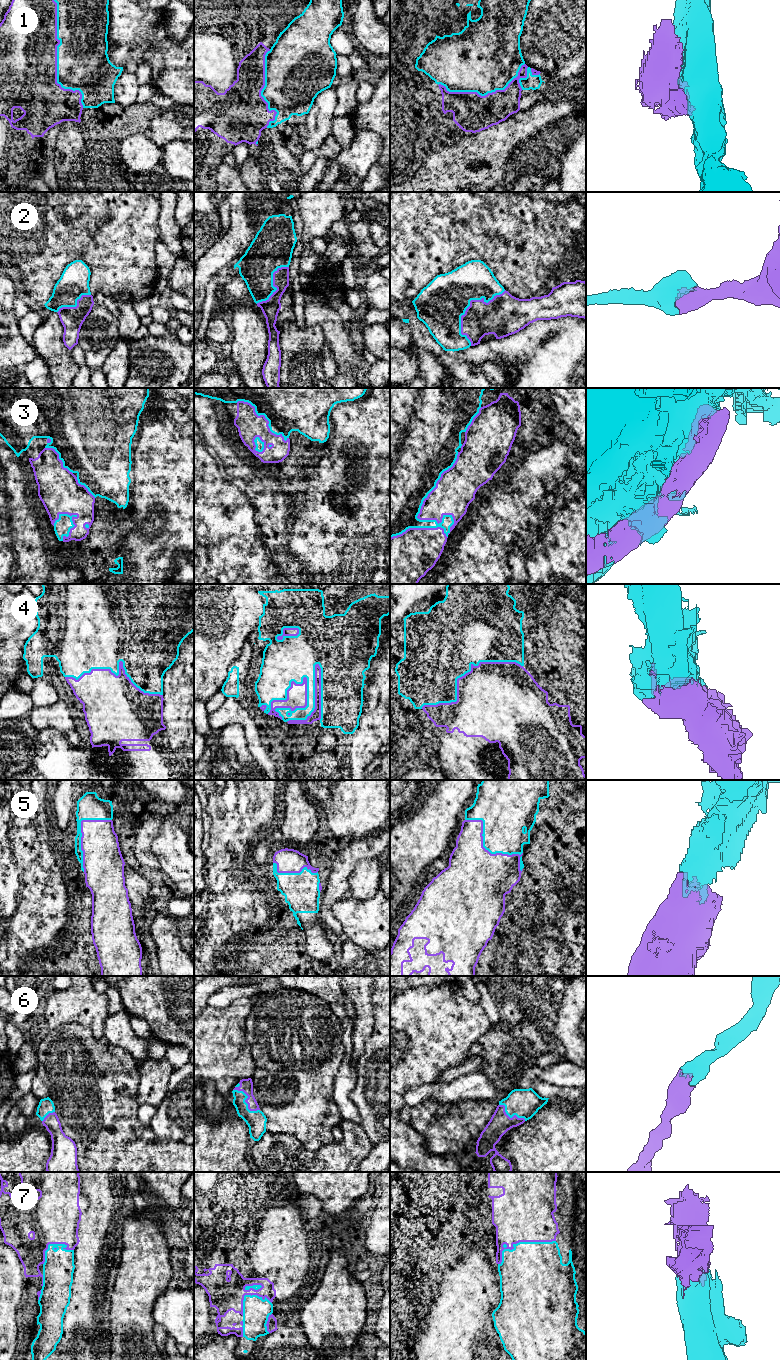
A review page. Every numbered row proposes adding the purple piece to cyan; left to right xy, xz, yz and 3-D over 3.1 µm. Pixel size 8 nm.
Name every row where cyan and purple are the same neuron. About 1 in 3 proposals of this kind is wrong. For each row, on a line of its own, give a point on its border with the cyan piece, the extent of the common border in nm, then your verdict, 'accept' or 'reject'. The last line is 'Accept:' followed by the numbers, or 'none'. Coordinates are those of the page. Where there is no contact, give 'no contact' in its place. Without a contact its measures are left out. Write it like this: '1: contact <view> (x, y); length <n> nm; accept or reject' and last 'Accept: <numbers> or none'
1: contact xy (57, 60); length 900 nm; reject
2: contact yz (468, 306); length 550 nm; accept
3: contact yz (441, 522); length 900 nm; reject
4: contact xz (286, 694); length 440 nm; accept
5: contact yz (488, 850); length 600 nm; accept
6: contact xz (244, 1101); length 280 nm; accept
7: contact yz (521, 1242); length 500 nm; accept
Accept: 2, 4, 5, 6, 7

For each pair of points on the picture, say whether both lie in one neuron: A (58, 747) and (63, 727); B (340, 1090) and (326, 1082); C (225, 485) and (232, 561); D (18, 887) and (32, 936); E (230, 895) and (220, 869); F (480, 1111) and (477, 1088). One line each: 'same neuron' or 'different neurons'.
A: different neurons
B: different neurons
C: same neuron
D: same neuron
E: different neurons
F: different neurons

